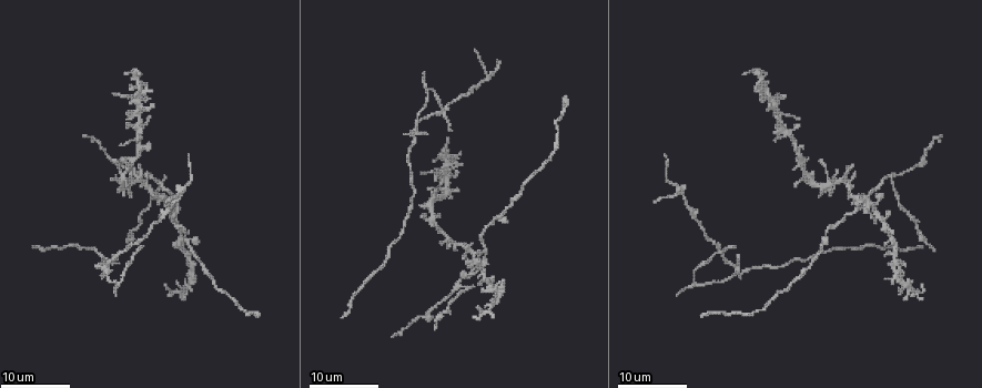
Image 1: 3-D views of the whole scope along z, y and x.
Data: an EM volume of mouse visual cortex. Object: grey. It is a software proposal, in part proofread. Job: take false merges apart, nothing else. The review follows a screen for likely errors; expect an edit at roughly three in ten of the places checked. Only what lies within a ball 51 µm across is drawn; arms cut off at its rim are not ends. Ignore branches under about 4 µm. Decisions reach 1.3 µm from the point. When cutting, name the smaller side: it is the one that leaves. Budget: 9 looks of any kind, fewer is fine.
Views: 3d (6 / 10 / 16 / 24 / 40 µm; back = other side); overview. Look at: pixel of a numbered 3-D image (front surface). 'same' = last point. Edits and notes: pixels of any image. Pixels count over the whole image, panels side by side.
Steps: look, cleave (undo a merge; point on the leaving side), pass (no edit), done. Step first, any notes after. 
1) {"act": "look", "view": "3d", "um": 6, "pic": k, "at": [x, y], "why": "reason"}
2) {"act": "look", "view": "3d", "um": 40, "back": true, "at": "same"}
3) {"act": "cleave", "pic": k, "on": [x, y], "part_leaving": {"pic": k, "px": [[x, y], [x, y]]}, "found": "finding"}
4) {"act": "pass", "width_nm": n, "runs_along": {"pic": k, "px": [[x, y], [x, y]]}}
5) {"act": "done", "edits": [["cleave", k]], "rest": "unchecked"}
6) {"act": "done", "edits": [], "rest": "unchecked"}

{"act": "look", "view": "3d", "um": 24, "pic": 1, "at": [696, 269], "why": "thick turns thin"}

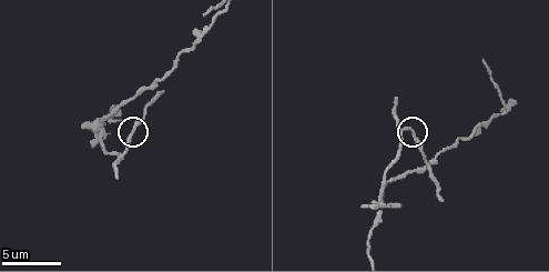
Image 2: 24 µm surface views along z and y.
{"act": "look", "view": "3d", "um": 6, "pic": 2, "at": [412, 128], "why": "zoom in"}

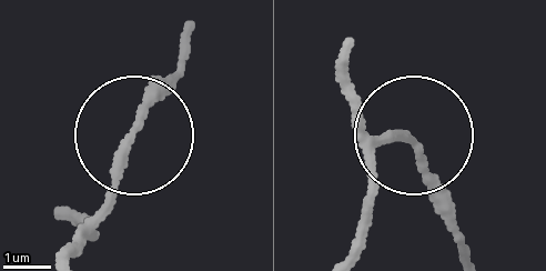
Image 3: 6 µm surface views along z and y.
{"act": "pass", "width_nm": 180, "found": "all the same neuron"}

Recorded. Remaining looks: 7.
{"act": "look", "view": "3d", "um": 6, "pic": 2, "at": [103, 136]}

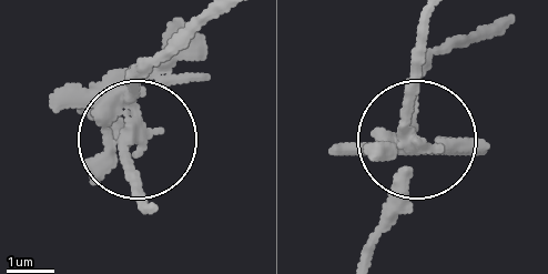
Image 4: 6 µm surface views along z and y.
{"act": "look", "view": "3d", "um": 6, "back": true, "pic": 4, "at": [131, 138]}

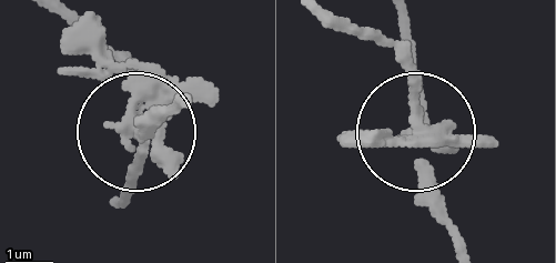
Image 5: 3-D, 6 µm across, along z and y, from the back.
{"act": "cleave", "pic": 5, "on": [468, 138], "found": "a second neuron is stuck on"}

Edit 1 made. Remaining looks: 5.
{"act": "look", "view": "overview"}

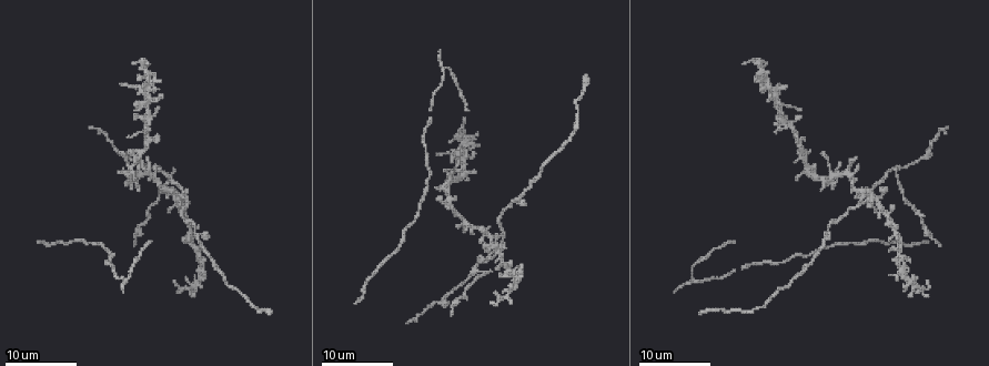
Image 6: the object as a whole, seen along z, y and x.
{"act": "look", "view": "3d", "um": 24, "pic": 6, "at": [504, 239], "why": "two arms in line, one across"}

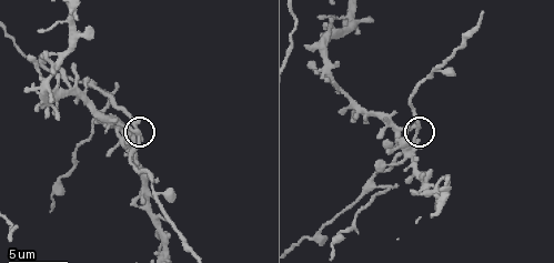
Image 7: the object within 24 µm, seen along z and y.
{"act": "look", "view": "3d", "um": 6, "pic": 7, "at": [418, 131]}

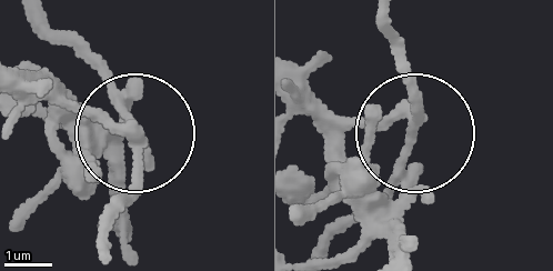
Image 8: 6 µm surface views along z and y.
{"act": "pass", "found": "all the same neuron"}

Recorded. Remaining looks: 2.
{"act": "look", "view": "3d", "um": 6, "pic": 7, "at": [388, 187], "why": "two arms in line, one across"}

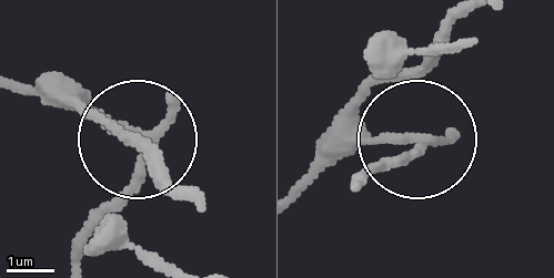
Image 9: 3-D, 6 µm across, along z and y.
{"act": "look", "view": "3d", "um": 6, "back": true, "pic": 9, "at": [428, 141]}

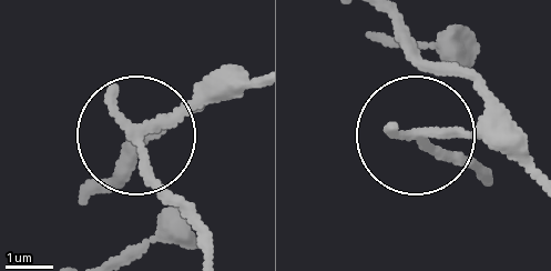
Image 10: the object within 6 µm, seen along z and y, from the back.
{"act": "cleave", "pic": 10, "on": [164, 186], "part_leaving": {"pic": 10, "px": [[136, 133], [201, 249]]}, "found": "a second neuron is stuck on"}

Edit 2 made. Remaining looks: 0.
{"act": "done", "edits": [["cleave", 5], ["cleave", 10]], "rest": "unchecked"}

